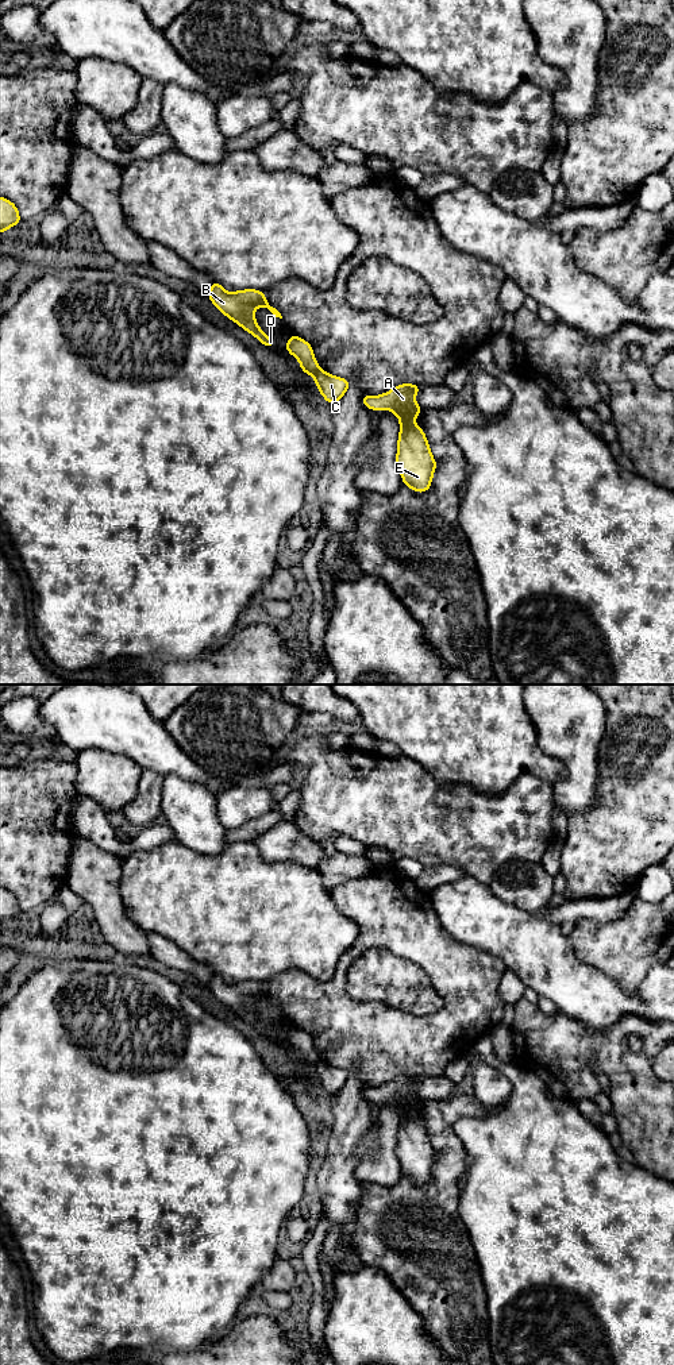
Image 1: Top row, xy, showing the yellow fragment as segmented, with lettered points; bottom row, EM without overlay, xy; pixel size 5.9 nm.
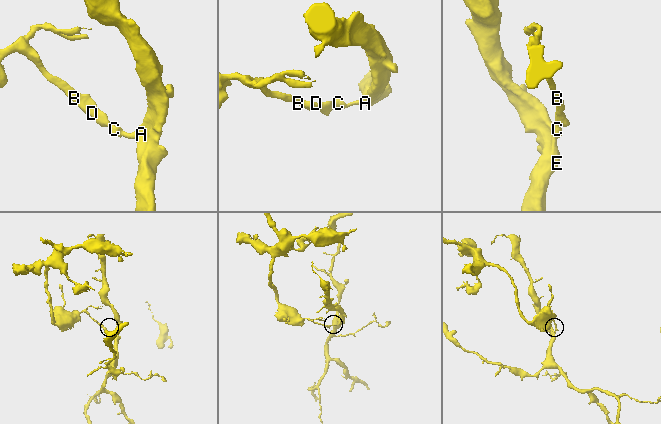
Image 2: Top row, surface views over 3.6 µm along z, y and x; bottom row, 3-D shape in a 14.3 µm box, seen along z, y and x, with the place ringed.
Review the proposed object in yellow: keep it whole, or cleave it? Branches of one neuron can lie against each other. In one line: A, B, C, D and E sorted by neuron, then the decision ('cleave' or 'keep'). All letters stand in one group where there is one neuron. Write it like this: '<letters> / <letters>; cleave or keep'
A C E / B D; cleave

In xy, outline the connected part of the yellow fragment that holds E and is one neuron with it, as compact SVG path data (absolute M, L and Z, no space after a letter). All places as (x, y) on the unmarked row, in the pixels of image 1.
M401 1075L394 1080L381 1086L381 1087L363 1087L361 1090L362 1095L373 1102L392 1102L400 1111L400 1126L397 1131L397 1146L396 1154L401 1165L403 1173L409 1180L424 1184L431 1180L432 1167L436 1161L436 1152L431 1145L424 1122L415 1115L415 1108L423 1102L415 1092L419 1084L420 1076Z

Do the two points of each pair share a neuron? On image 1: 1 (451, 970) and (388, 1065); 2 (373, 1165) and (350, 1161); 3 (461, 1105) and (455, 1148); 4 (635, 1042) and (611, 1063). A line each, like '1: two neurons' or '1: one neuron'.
1: one neuron
2: two neurons
3: one neuron
4: two neurons

